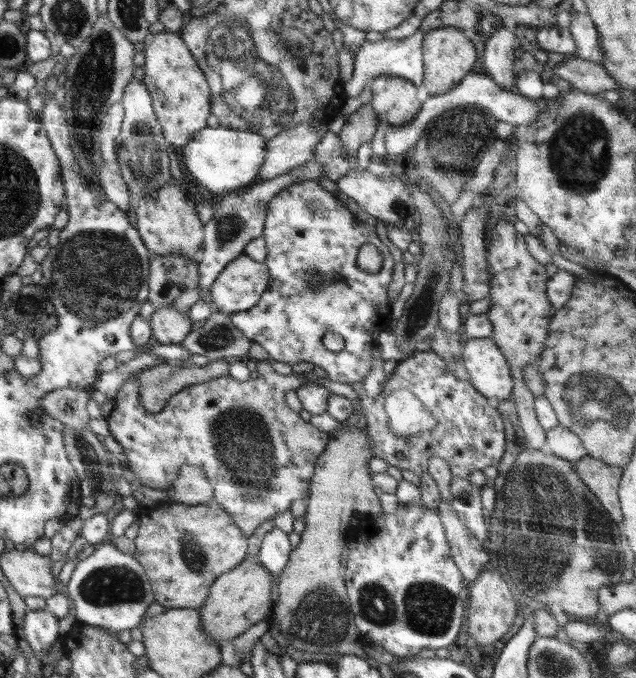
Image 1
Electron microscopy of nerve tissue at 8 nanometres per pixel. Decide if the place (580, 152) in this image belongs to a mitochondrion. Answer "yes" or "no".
yes

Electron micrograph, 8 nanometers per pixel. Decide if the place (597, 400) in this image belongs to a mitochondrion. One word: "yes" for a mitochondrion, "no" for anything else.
yes

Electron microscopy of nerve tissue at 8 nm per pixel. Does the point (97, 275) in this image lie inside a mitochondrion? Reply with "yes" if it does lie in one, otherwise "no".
yes

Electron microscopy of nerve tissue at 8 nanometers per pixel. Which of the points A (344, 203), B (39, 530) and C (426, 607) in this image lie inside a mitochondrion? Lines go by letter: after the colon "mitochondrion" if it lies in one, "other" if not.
A: other
B: other
C: mitochondrion

